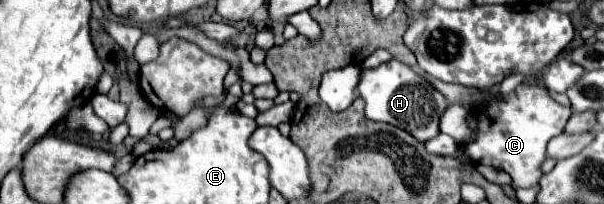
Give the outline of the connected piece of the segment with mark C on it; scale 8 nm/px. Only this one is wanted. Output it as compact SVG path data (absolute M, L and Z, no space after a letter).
M520 84L510 96L504 96L502 102L492 102L484 108L484 118L478 118L478 138L470 144L462 144L460 150L476 164L494 166L512 176L514 188L536 186L542 172L540 164L546 160L546 144L564 132L564 126L570 118L566 106L554 102L544 88Z

